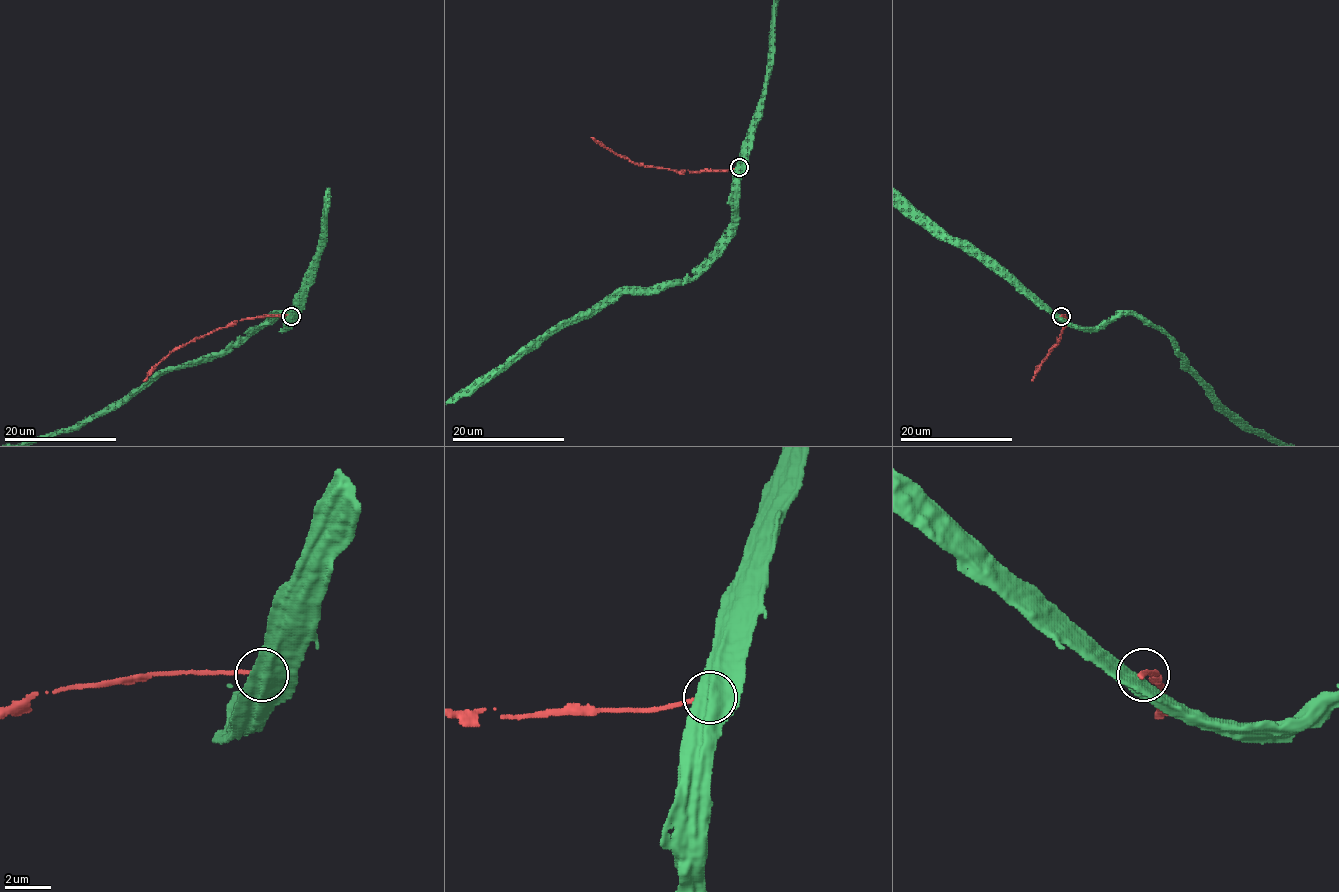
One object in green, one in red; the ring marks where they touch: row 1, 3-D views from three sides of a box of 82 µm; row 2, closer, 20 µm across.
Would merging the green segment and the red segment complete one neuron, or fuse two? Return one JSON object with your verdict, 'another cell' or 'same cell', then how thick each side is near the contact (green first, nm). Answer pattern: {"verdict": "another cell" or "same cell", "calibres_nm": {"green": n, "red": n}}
{"verdict": "another cell", "calibres_nm": {"green": 850, "red": 240}}

